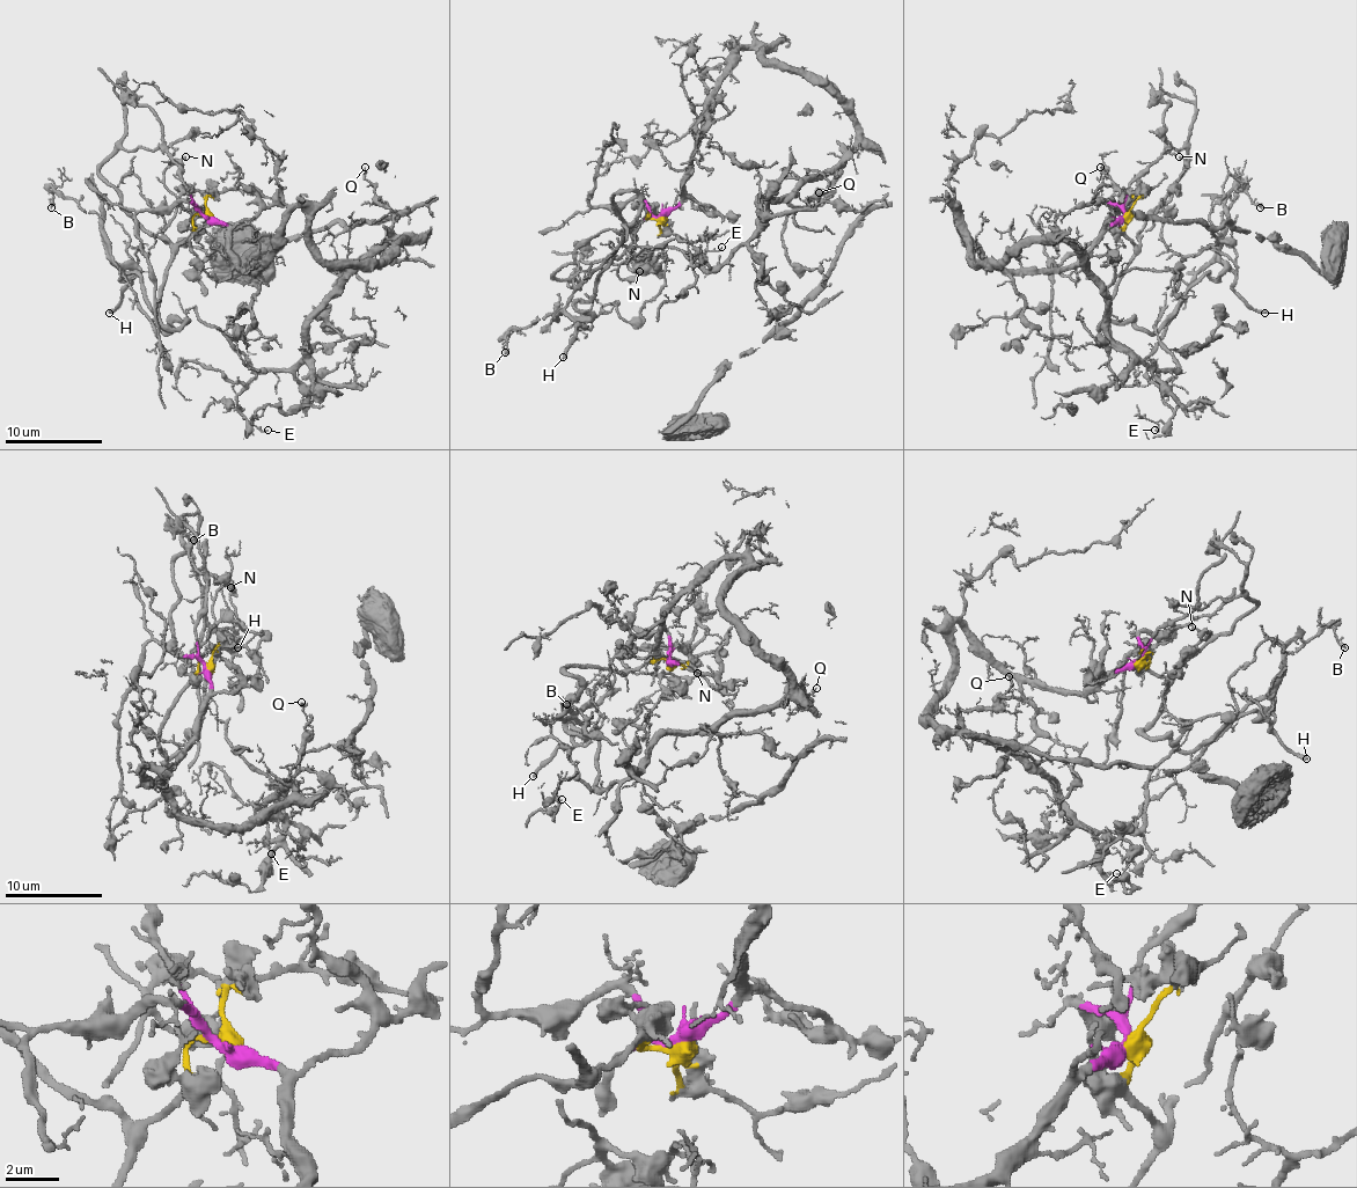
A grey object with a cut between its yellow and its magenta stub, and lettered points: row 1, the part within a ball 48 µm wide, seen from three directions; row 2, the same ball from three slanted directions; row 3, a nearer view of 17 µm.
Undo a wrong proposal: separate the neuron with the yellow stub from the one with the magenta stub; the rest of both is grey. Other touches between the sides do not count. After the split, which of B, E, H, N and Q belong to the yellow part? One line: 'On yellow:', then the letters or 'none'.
On yellow: B, H, N

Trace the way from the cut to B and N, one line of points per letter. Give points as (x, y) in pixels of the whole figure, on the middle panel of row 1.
B: (659, 218), (632, 227), (613, 198), (628, 191), (639, 198), (617, 249), (557, 314), (516, 327), (504, 353)
N: (659, 218), (644, 218), (617, 239), (630, 251), (617, 268), (617, 276), (632, 278), (639, 271)

